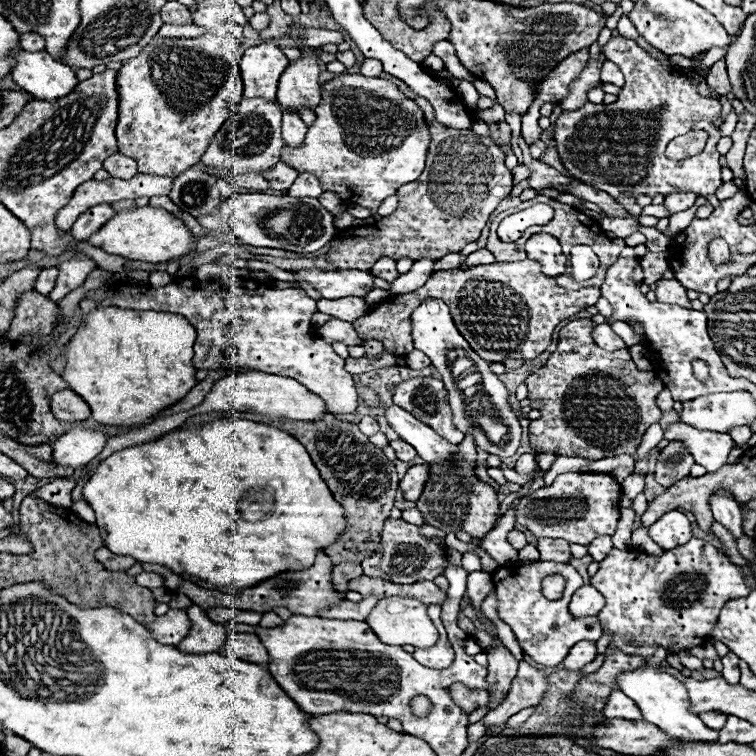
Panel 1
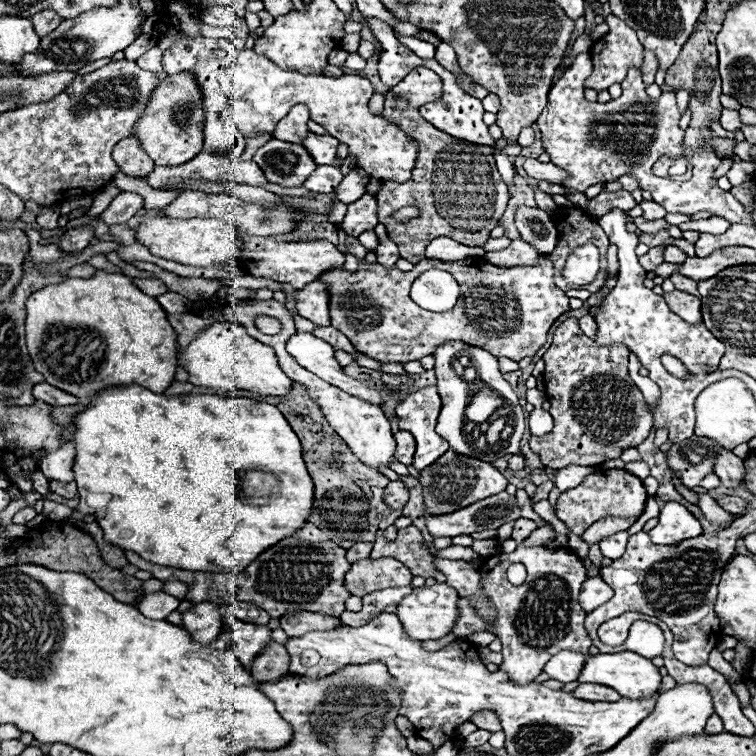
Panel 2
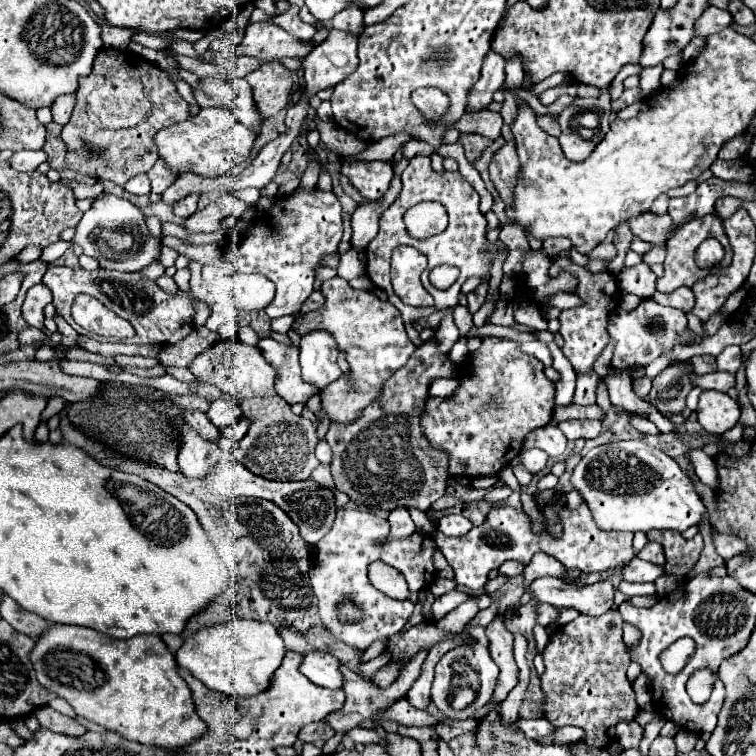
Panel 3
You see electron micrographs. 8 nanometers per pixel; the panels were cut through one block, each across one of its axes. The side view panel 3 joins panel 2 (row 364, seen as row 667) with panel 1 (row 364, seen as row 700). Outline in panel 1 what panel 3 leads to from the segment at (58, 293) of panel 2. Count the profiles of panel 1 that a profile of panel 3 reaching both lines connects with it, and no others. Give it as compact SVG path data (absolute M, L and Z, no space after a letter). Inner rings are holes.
M96 308L88 314L86 324L78 328L68 344L66 354L66 372L64 380L70 390L82 396L92 408L92 418L98 424L106 426L122 426L122 428L142 428L150 424L154 416L158 416L164 408L180 402L198 382L196 368L192 366L192 344L196 342L196 330L184 316L174 316L168 312L154 310L122 310L122 308Z

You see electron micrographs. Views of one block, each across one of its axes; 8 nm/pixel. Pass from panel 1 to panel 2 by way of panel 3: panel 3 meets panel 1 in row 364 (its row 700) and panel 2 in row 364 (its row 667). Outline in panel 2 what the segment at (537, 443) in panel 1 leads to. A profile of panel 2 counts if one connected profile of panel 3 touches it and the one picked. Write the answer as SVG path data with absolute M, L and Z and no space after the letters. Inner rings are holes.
M568 318L556 328L554 342L542 358L546 362L544 382L546 382L546 398L552 404L550 414L554 418L554 428L546 436L530 438L530 448L540 456L546 468L560 470L572 464L598 466L610 458L620 458L624 450L636 448L648 438L652 430L650 410L638 386L628 376L628 354L630 352L626 352L626 348L622 348L620 344L610 348L598 348L592 338L582 334L576 318Z

